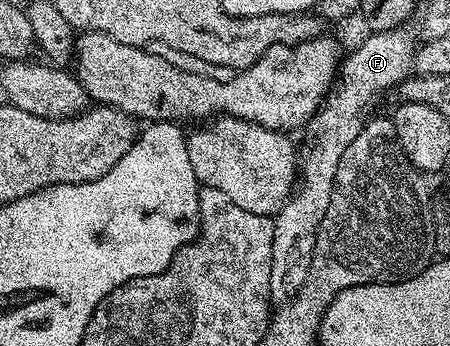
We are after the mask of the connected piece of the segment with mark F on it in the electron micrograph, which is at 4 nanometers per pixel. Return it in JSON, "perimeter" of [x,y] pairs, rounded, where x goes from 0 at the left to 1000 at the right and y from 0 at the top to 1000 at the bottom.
{"perimeter":[[[902,69],[896,75],[880,75],[867,87],[842,87],[822,95],[820,110],[811,110],[784,147],[764,159],[758,199],[749,205],[749,234],[742,237],[738,260],[731,275],[722,283],[722,292],[713,298],[711,318],[687,344],[682,361],[676,367],[673,384],[678,384],[678,425],[671,419],[664,434],[664,512],[653,535],[649,561],[642,564],[638,581],[624,592],[624,604],[616,610],[607,630],[607,702],[602,705],[602,821],[598,824],[598,870],[607,879],[631,879],[644,873],[660,847],[664,832],[673,827],[682,803],[682,786],[691,780],[691,751],[696,749],[696,731],[700,728],[700,694],[709,682],[709,659],[718,647],[718,624],[727,613],[727,590],[736,590],[736,555],[740,552],[740,523],[744,520],[744,497],[753,486],[753,462],[762,462],[762,439],[771,428],[771,416],[780,416],[780,405],[789,405],[789,393],[798,393],[807,361],[807,338],[802,329],[811,327],[820,303],[829,295],[829,280],[836,277],[844,260],[864,260],[880,251],[884,243],[900,234],[902,225],[911,223],[913,205],[918,202],[918,165],[927,159],[931,142],[931,87],[924,72]]]}

